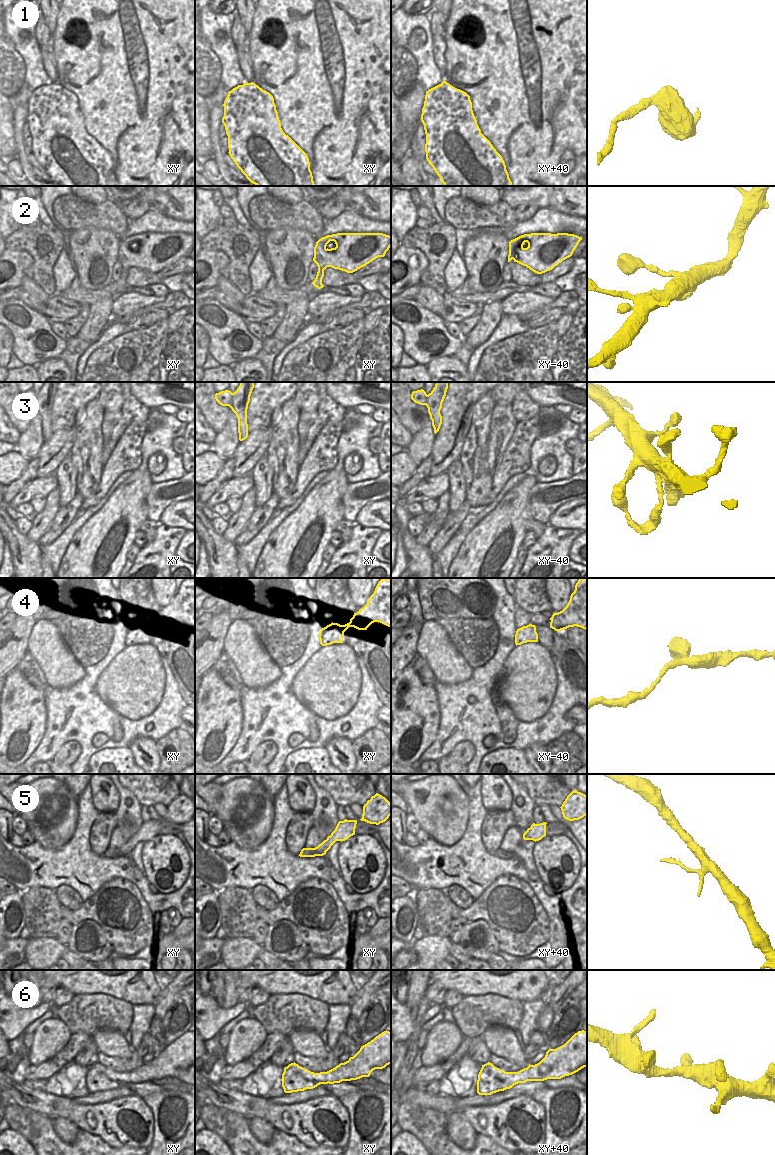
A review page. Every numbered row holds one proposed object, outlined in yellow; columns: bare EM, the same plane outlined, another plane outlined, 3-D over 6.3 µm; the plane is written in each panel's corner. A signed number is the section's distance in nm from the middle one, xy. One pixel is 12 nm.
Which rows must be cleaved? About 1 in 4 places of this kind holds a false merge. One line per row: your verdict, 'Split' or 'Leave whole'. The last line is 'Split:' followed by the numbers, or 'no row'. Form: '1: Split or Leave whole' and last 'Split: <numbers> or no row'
1: Split
2: Leave whole
3: Leave whole
4: Leave whole
5: Leave whole
6: Leave whole
Split: 1

